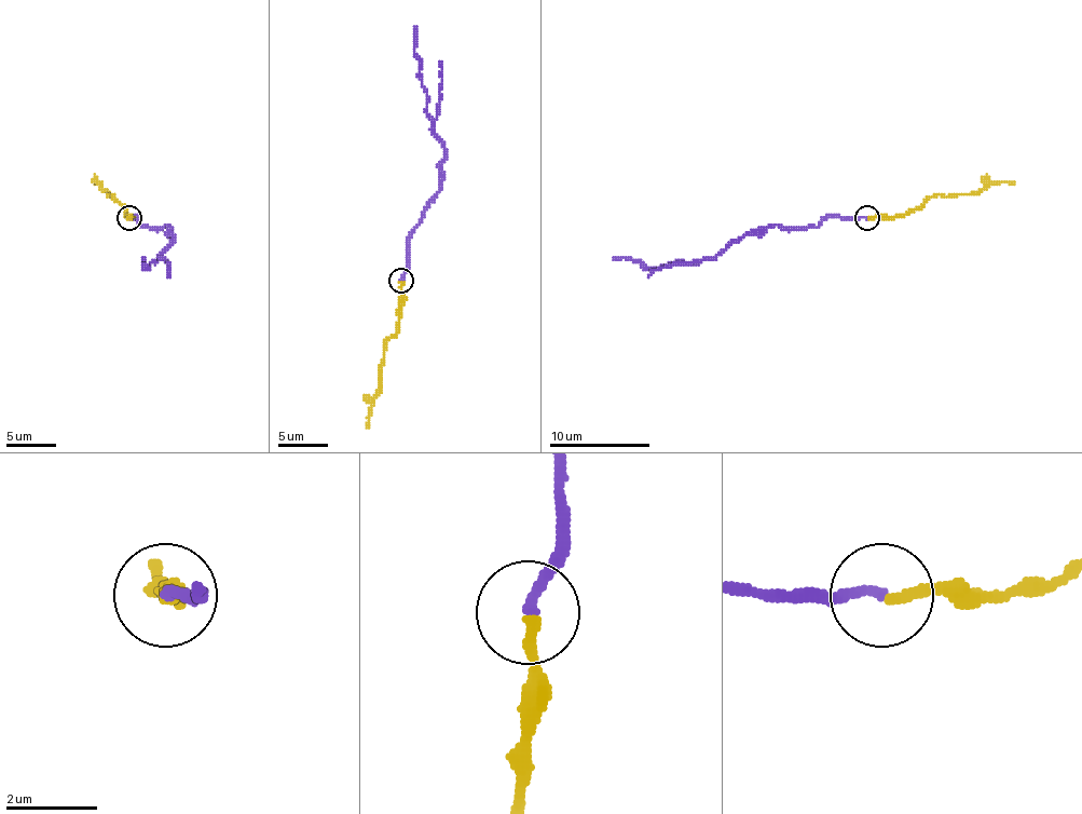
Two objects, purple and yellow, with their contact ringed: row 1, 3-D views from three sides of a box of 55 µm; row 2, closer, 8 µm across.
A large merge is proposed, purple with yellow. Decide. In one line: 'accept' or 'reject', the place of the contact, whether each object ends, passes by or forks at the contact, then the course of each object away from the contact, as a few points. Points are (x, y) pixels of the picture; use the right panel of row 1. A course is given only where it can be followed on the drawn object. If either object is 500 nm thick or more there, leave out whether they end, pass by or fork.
accept; place (866, 217); purple ends; yellow ends; course purple (866, 217), (826, 217), (816, 227), (776, 225), (743, 234), (698, 262), (643, 267), (622, 257), (613, 259); course yellow (868, 217), (904, 217), (939, 194), (980, 194), (991, 185), (1014, 185)

